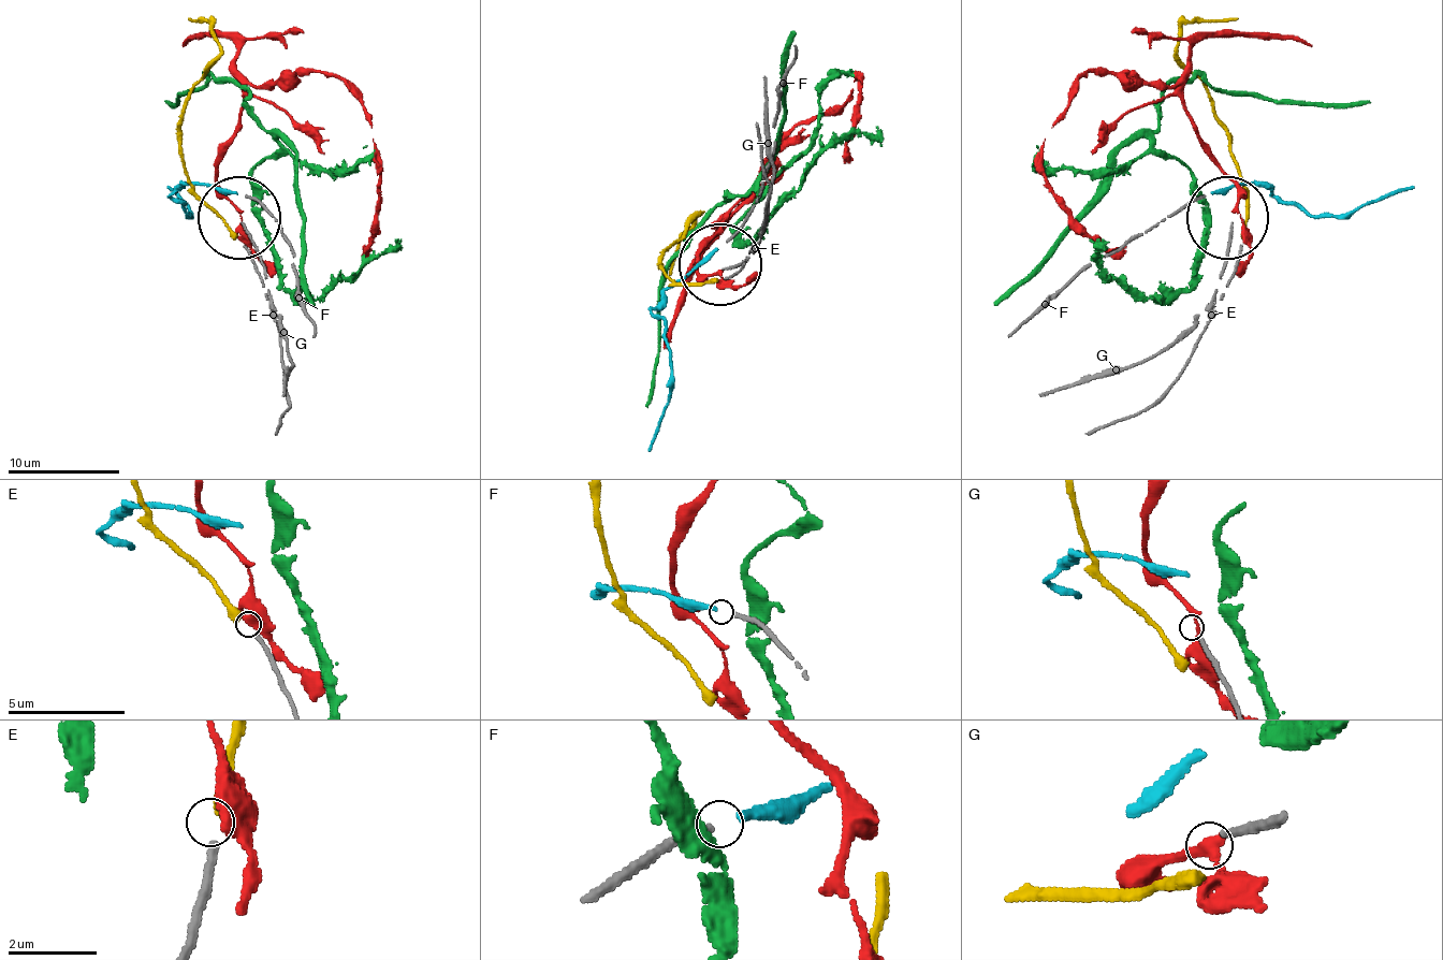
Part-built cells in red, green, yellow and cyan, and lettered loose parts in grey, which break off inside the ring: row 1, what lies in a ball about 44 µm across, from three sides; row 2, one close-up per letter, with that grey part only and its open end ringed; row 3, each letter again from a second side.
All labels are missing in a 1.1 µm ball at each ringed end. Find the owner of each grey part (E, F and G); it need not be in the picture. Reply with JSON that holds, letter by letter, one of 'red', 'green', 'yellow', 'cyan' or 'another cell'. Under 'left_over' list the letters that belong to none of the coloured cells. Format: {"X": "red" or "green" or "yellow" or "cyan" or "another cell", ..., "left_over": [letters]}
{"E": "yellow", "F": "cyan", "G": "another cell", "left_over": ["G"]}

